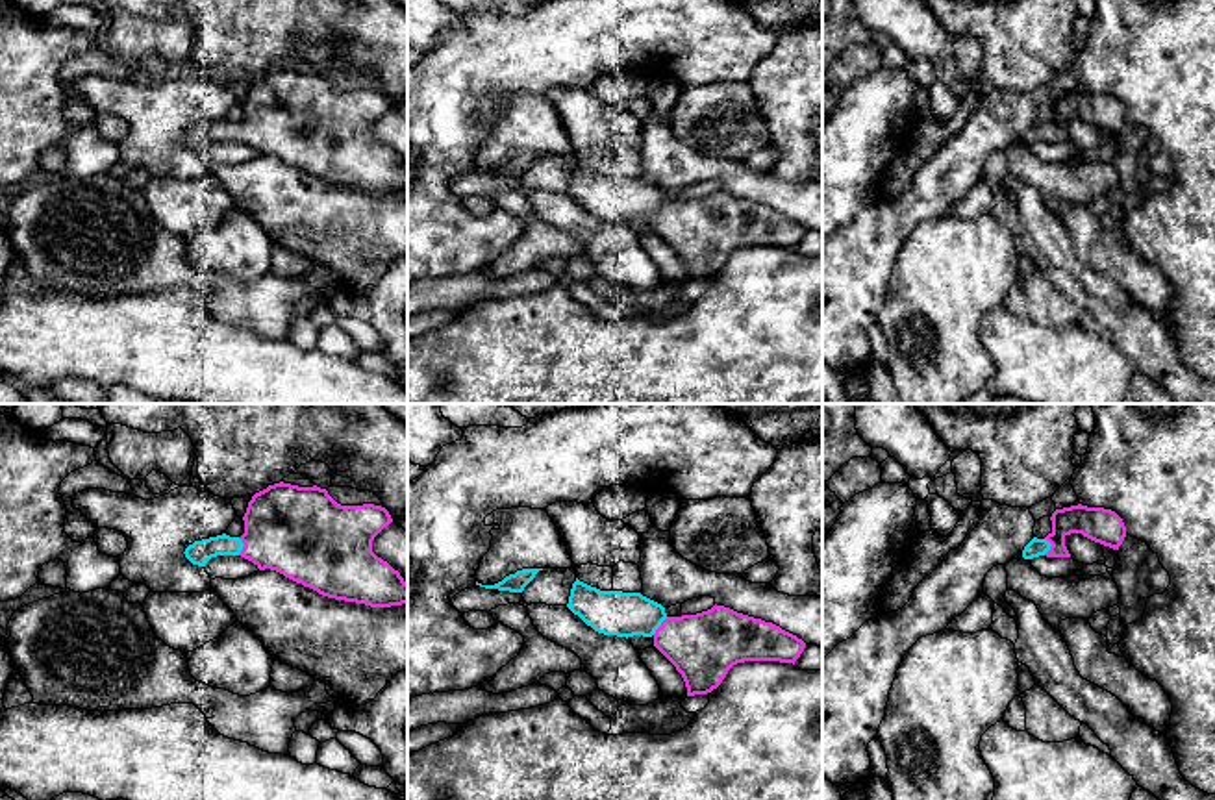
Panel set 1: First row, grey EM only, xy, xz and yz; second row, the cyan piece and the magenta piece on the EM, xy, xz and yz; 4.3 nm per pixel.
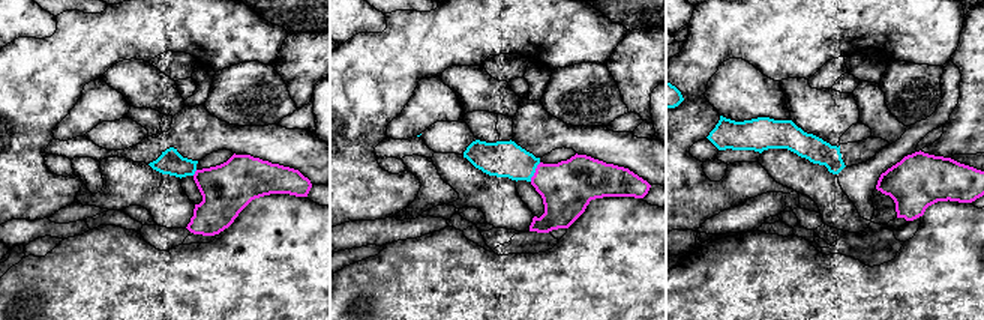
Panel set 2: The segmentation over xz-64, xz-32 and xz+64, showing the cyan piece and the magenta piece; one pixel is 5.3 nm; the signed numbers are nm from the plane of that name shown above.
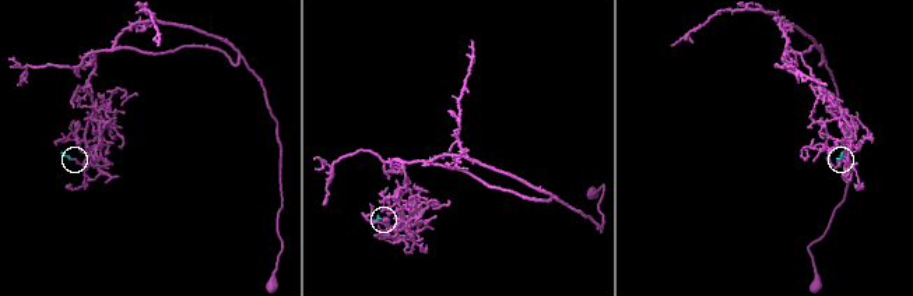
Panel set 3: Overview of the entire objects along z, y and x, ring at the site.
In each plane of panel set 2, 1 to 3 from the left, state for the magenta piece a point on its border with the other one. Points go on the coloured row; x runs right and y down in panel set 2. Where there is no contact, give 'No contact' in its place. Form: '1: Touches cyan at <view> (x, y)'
1: Touches cyan at xz-64 (194, 173)
2: Touches cyan at xz-32 (534, 172)
3: No contact

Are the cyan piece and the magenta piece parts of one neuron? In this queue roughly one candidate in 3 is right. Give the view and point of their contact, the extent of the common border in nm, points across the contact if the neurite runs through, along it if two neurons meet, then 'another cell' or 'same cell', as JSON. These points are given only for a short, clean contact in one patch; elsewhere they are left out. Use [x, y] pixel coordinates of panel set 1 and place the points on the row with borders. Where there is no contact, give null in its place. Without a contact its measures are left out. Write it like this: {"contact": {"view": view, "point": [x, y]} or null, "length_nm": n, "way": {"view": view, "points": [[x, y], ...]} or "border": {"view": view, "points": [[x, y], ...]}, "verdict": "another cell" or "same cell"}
{"contact": {"view": "xy", "point": [243, 545]}, "length_nm": 80, "way": {"view": "xy", "points": [[199, 552], [219, 545], [243, 545], [299, 532]]}, "verdict": "same cell"}

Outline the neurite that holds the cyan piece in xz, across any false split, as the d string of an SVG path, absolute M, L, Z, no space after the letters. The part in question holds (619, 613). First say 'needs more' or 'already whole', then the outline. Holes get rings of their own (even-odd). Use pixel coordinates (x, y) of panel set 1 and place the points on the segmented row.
needs more; M576 578L567 607L587 626L604 635L652 637L654 646L682 674L687 696L708 694L717 689L728 670L745 661L793 663L800 657L806 643L772 622L737 613L724 606L713 606L696 615L669 617L665 607L641 593L600 591Z

